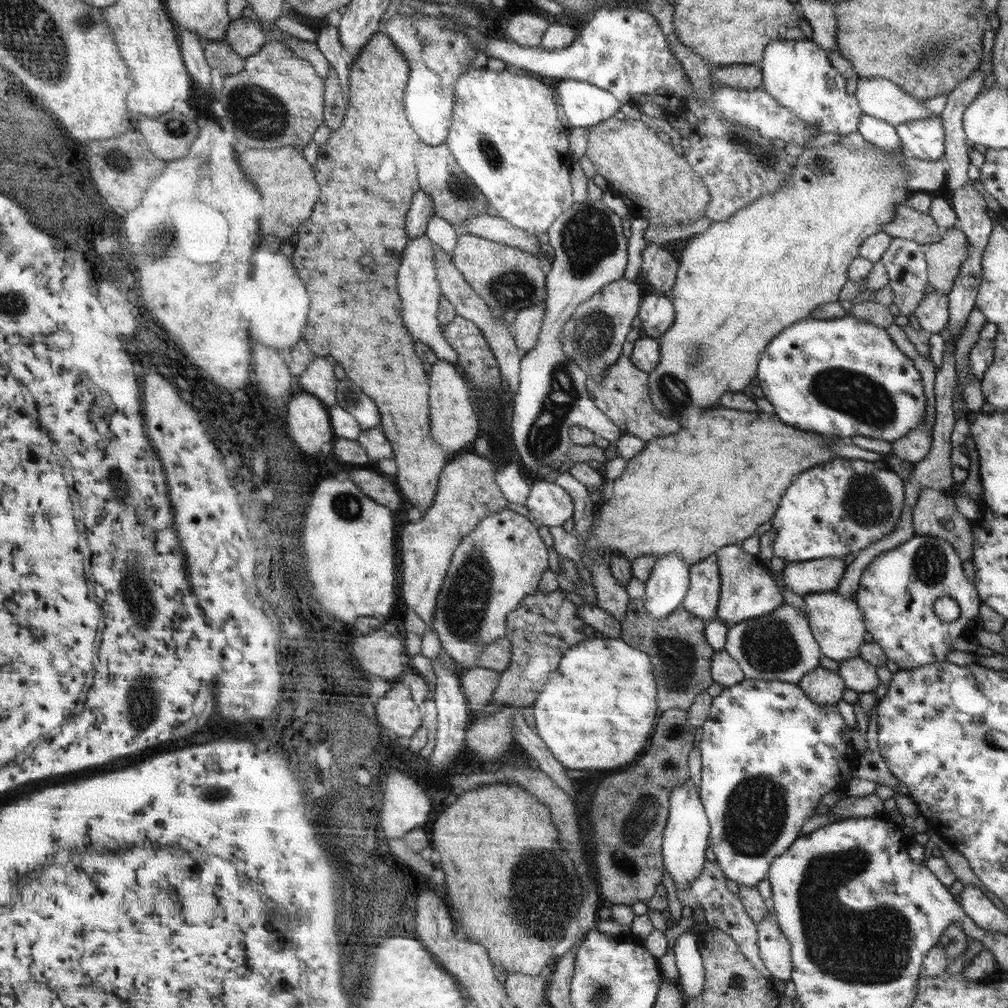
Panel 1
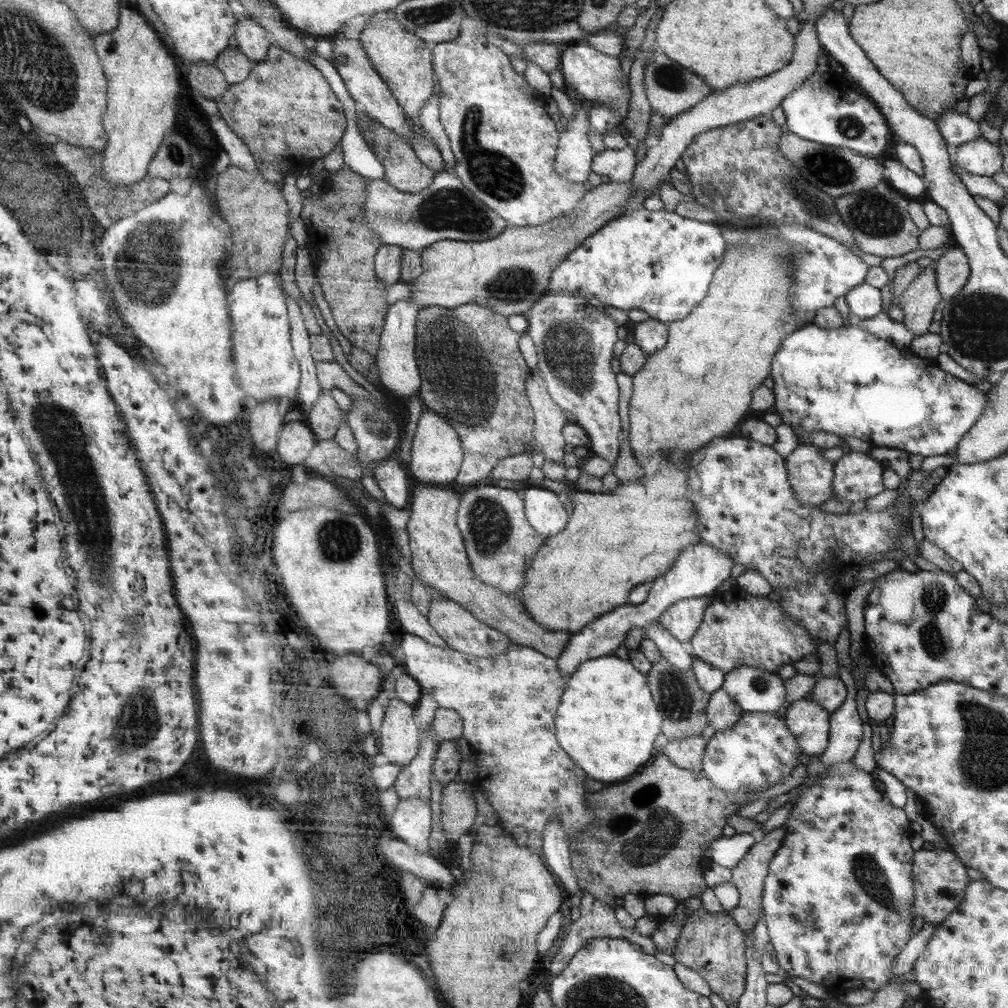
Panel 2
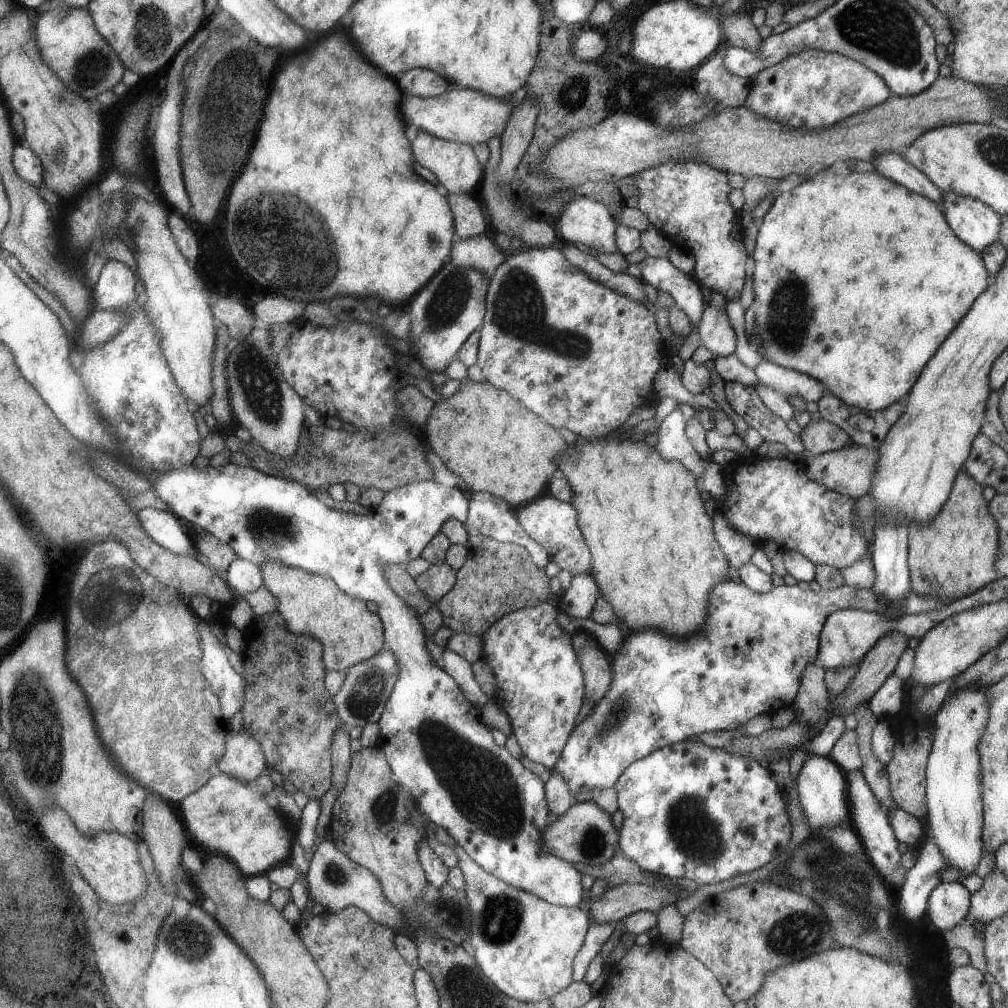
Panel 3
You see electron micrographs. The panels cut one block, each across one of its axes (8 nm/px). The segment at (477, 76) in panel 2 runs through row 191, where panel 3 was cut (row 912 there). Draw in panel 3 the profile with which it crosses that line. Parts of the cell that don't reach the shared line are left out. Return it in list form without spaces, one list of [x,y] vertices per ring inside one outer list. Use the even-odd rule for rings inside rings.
[[[430,821],[425,835],[431,844],[454,848],[458,856],[458,867],[464,874],[472,914],[468,942],[474,949],[473,958],[482,974],[506,996],[518,1002],[542,1002],[566,990],[573,983],[574,958],[580,952],[592,923],[587,911],[581,907],[554,905],[535,894],[508,886],[504,880],[488,874],[444,828]]]

